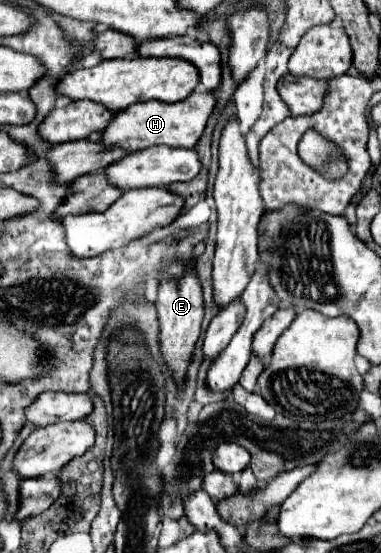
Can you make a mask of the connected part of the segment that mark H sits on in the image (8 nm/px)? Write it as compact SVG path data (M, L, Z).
M195 91L185 101L177 101L177 103L161 103L161 101L135 103L135 105L123 109L123 113L115 113L113 121L103 131L101 141L105 141L105 145L123 147L131 153L139 151L139 149L147 149L151 145L193 149L207 127L207 119L211 117L215 103L217 103L215 95L209 91L207 93Z

